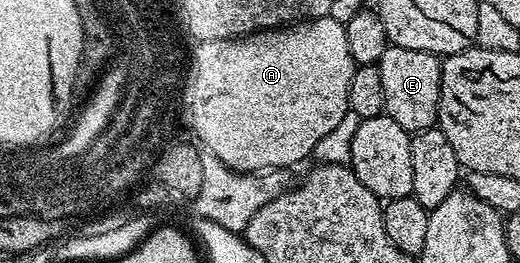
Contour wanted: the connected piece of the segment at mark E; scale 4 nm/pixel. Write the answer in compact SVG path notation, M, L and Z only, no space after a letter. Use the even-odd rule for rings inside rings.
M389 46L381 54L378 62L381 74L381 90L385 92L383 111L408 132L414 134L434 128L439 115L439 86L441 80L441 60L434 52L409 50Z

